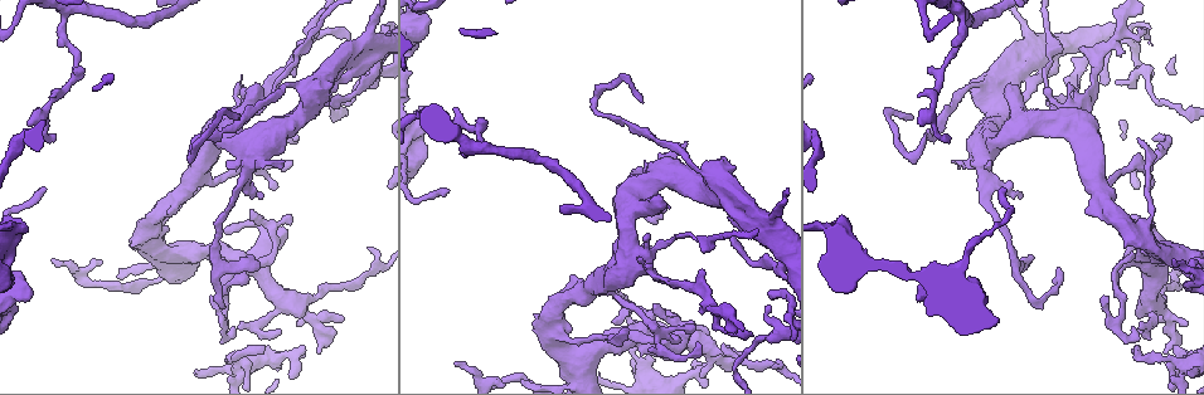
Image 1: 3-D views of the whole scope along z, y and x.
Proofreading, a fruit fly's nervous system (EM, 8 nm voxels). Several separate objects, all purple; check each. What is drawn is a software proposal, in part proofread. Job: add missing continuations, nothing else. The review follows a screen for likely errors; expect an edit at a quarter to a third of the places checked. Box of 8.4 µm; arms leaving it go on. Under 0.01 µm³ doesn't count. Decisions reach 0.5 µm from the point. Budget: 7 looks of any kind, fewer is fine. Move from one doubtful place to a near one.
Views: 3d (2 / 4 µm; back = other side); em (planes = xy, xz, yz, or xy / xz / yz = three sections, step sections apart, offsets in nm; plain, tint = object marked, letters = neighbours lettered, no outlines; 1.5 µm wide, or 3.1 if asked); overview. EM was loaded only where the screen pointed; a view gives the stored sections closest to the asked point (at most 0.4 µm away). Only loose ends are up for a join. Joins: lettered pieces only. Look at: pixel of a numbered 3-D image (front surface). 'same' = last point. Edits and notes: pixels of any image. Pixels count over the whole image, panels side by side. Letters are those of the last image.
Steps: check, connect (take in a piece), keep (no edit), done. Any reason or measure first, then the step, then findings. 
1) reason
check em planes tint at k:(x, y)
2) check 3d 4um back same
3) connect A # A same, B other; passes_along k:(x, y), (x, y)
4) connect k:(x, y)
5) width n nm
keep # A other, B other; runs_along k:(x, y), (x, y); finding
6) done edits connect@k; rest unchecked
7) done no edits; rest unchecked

free end
check em xy step 8 tint at 1:(227, 160)

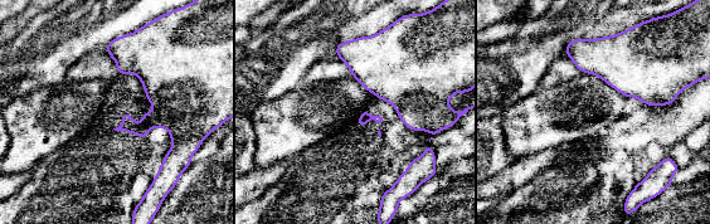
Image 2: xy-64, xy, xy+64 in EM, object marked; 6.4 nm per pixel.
check em planes letters same

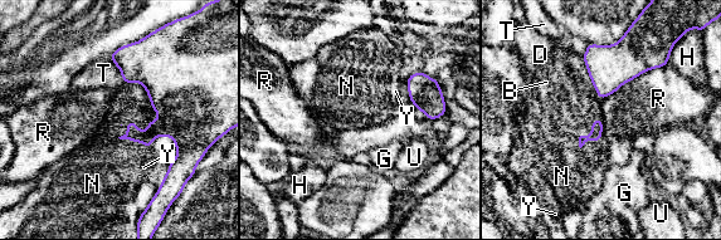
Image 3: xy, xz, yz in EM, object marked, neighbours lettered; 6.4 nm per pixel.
keep # B other, D other, G other, H other, N other, R other, T other, U other, Y other; border 3:(122, 81), (149, 150); no lettered piece goes on from it

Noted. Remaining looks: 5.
free end
check 3d 2um at 1:(656, 223)

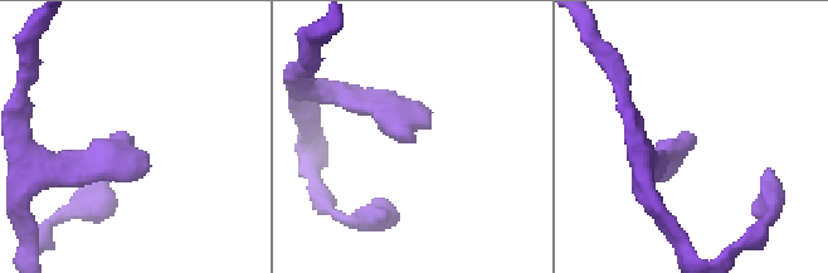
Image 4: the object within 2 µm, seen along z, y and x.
check em xz step 8 letters at 4:(128, 133)

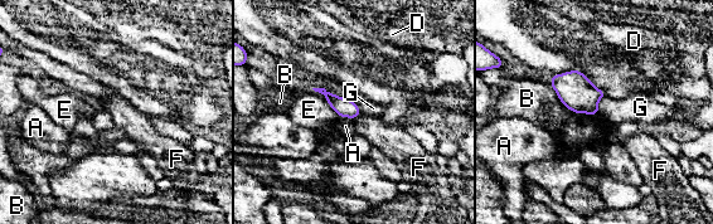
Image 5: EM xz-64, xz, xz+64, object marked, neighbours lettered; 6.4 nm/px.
check em planes letters same

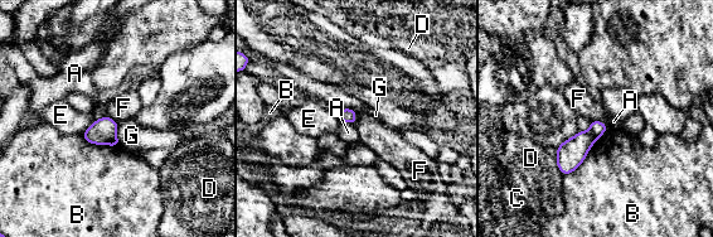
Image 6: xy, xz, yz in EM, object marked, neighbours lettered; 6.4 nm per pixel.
keep # A other, B other, C other, D other, E other, F other, G other; border 6:(591, 120), (601, 120), (607, 127); none of them fits

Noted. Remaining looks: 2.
tapers out
check em xz step 4 letters at 1:(999, 191)

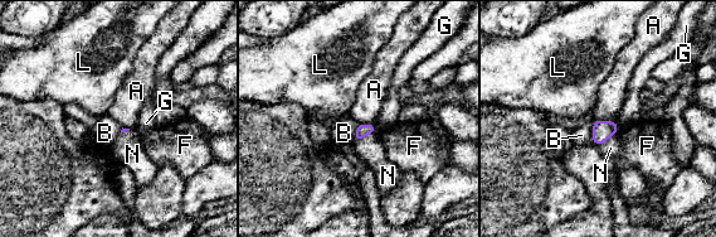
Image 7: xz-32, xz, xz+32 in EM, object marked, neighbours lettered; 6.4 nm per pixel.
connect N # A other, B other, F other, G other, L other, N same; passes_along 7:(363, 130), (365, 136), (370, 149); it goes on there

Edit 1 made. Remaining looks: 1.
done edits connect@7; rest unchecked

